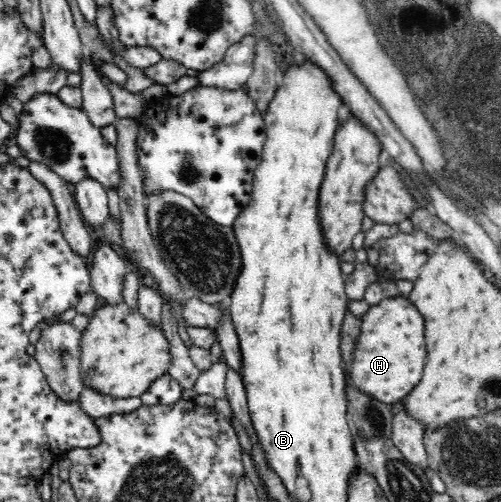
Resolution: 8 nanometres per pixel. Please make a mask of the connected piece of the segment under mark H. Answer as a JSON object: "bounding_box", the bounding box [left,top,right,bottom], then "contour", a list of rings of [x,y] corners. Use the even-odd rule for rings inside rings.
{"bounding_box":[346,298,425,404],"contour":[[[383,298],[361,318],[361,333],[353,351],[351,371],[346,370],[349,384],[364,395],[385,404],[402,401],[418,384],[425,365],[425,341],[423,341],[423,317],[404,298]]]}

